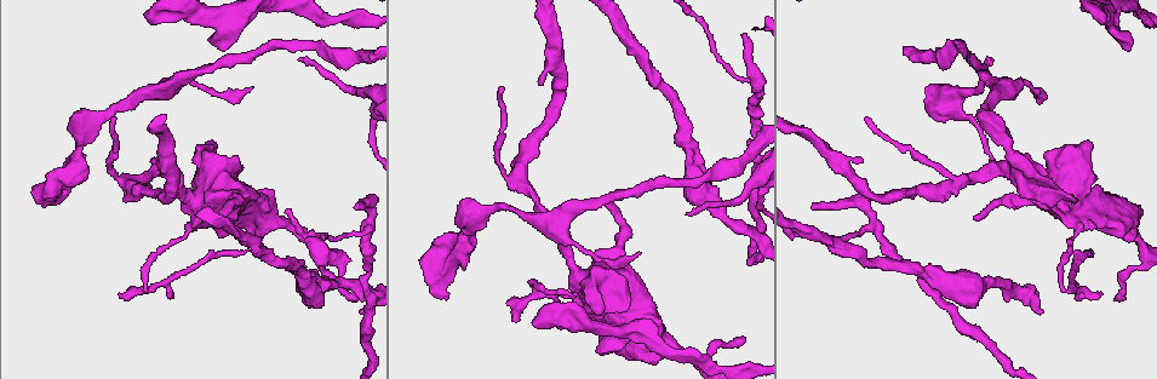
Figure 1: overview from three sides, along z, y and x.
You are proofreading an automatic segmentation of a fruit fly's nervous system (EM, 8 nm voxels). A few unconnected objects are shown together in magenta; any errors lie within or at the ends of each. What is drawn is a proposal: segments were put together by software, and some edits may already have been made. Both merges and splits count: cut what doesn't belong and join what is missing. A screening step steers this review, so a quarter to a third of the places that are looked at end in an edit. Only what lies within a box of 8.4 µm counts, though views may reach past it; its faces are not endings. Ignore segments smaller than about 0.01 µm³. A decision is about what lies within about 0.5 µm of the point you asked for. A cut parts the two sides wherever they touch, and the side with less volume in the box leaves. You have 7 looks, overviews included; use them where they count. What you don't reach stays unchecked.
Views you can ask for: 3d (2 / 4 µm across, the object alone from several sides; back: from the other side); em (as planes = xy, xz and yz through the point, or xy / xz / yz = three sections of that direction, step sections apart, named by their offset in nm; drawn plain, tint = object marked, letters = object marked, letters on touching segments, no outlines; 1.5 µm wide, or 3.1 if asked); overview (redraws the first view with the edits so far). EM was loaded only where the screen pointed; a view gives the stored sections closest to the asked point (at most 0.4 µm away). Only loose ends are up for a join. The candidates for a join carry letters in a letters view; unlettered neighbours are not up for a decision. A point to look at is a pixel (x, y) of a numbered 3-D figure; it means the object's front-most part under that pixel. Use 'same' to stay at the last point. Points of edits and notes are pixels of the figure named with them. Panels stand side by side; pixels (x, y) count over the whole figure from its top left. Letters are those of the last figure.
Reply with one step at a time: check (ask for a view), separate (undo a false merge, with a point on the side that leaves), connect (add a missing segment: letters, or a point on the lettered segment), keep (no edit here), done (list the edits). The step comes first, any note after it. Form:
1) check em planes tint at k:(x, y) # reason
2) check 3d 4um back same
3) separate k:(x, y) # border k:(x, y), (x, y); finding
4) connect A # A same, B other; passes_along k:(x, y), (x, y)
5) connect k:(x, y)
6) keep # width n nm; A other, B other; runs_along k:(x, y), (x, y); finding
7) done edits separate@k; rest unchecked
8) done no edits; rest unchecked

check em planes letters at 1:(357, 210) # branch stops here

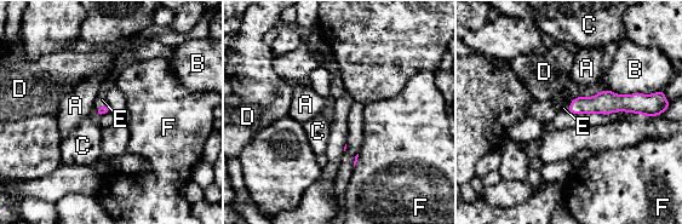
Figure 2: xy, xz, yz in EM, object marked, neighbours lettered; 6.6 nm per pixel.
connect E # longest_contact B 320 nm; A other, B other, C other, D other, E same, F other; passes_along 2:(105, 108), (98, 108), (101, 99); the neuron continues

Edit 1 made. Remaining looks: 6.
check em xz step 8 tint at 1:(443, 298) # an open end

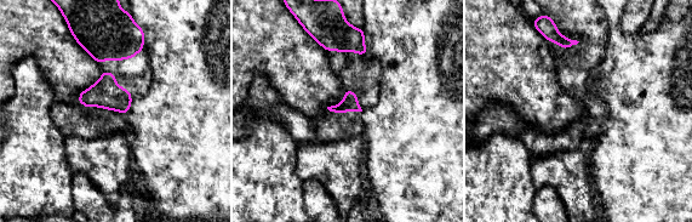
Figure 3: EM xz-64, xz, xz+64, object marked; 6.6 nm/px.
check em xy step 8 letters same

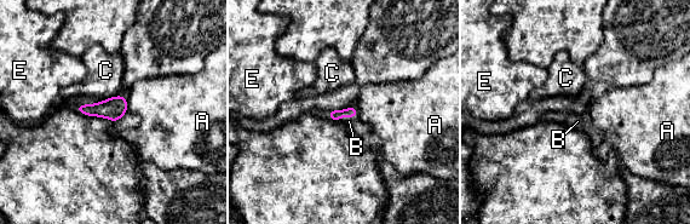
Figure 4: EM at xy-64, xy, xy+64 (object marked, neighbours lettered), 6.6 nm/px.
connect B # A other, B same, C other, E other; passes_along 4:(334, 115), (348, 116), (349, 121); it goes on there

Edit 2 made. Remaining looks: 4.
check overview

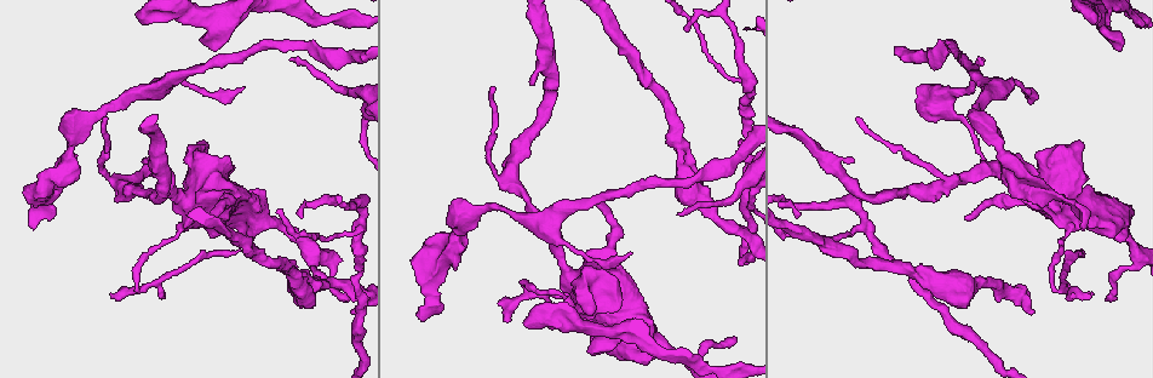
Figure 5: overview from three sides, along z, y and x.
check em planes letters at 5:(1084, 252) # branch stops here

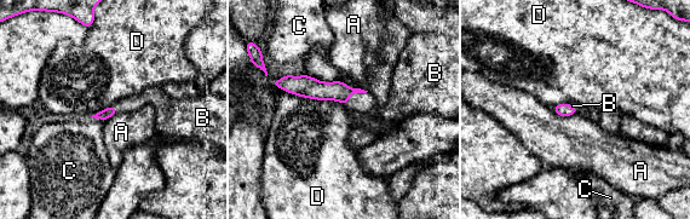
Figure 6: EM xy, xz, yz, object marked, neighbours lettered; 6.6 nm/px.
connect B # longest_contact D 440 nm; A other, B same, C other, D other; the neuron continues

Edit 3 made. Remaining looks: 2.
done edits connect@2, connect@4, connect@6; rest unchecked

